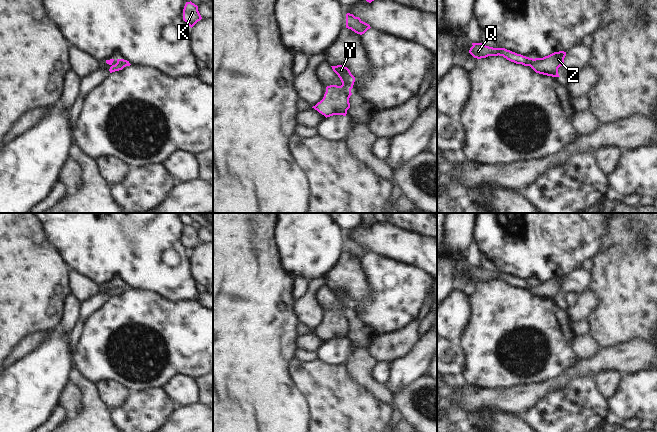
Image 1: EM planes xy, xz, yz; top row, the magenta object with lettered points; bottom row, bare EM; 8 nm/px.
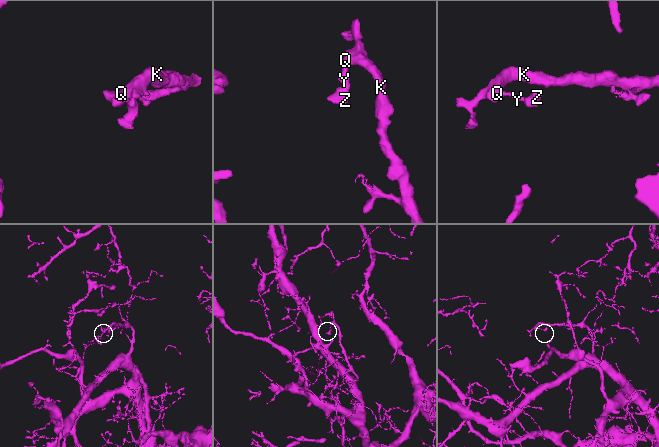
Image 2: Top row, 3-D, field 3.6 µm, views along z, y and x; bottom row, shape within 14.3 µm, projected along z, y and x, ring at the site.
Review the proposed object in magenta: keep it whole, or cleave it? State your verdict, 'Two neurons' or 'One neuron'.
One neuron.

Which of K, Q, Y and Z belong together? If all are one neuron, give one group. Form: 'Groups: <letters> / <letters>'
Groups: K Q Y Z

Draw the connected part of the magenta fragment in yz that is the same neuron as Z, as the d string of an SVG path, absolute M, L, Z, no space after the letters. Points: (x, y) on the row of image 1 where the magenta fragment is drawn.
M472 43L469 53L477 59L486 58L488 56L503 56L507 60L516 64L530 66L536 73L560 77L558 68L563 65L566 52L554 52L543 58L529 58L521 54L517 54L505 48L493 48L484 45L483 43Z

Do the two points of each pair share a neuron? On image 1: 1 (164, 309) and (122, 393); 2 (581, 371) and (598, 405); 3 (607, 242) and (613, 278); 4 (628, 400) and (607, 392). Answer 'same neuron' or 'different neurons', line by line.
1: different neurons
2: different neurons
3: same neuron
4: different neurons

